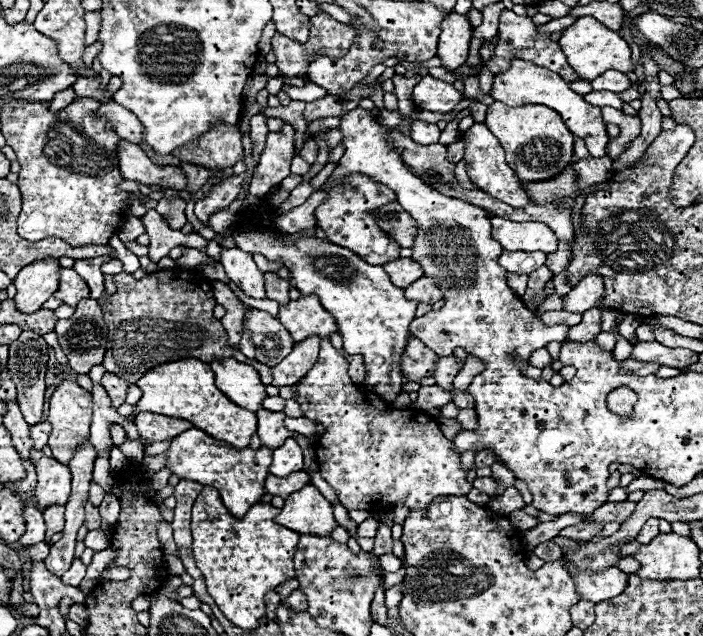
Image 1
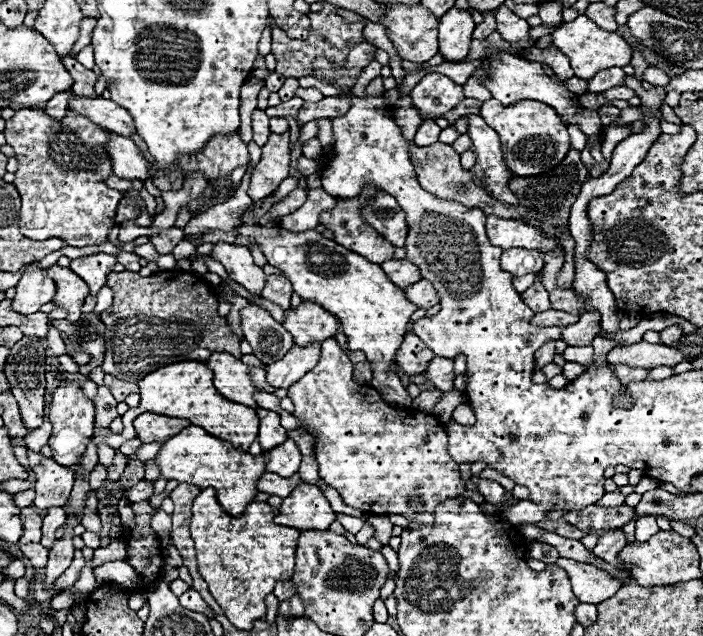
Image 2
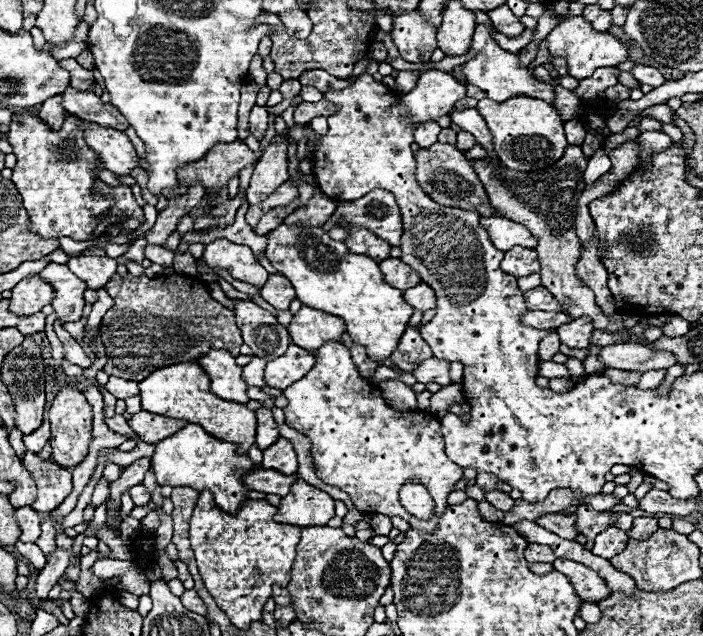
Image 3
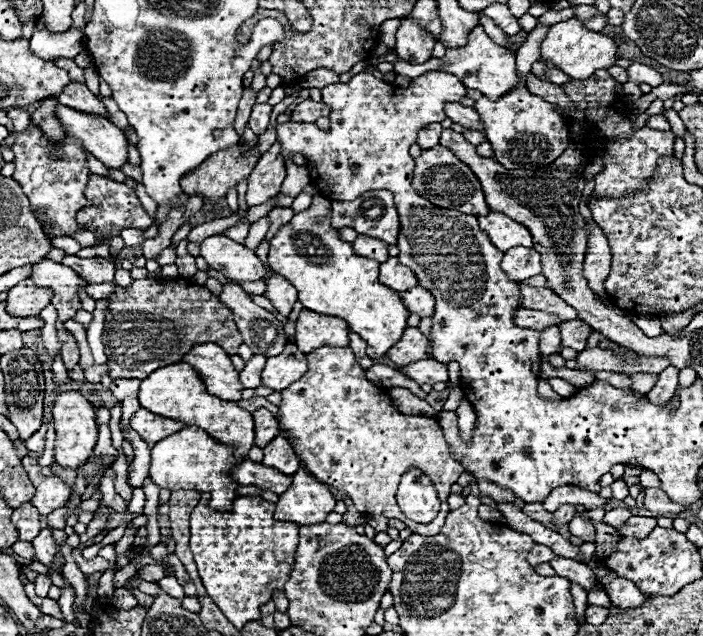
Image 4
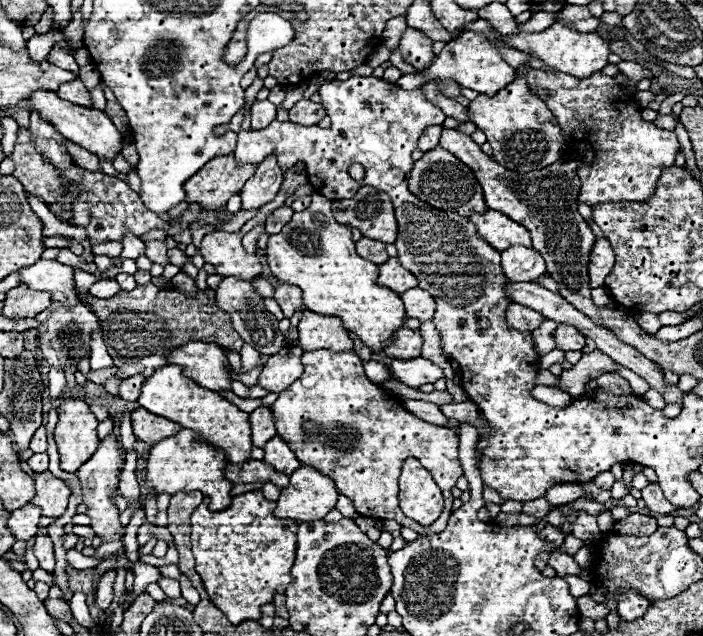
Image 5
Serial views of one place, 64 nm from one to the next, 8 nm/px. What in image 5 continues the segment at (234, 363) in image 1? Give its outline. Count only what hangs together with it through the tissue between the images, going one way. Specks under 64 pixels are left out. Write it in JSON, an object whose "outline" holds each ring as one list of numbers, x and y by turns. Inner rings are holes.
{"outline":[[188,342,166,356,168,364,182,366,184,376,208,390,230,390,232,376,226,372,226,356,216,344]]}

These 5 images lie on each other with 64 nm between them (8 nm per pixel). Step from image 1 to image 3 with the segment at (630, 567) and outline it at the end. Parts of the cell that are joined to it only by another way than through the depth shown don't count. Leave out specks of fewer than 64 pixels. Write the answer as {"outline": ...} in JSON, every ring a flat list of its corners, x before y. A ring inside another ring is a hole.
{"outline":[[610,526,596,536,592,553,610,560,624,550,628,539,625,531]]}

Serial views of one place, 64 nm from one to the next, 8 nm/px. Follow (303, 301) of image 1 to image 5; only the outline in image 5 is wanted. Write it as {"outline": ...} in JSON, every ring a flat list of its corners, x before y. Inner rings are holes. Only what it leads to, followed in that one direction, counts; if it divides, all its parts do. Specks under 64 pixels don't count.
{"outline":[[302,312,302,320,298,324,300,348,304,352,328,348,332,352,352,350,354,344,348,338,346,328,336,316,316,316,316,312]]}

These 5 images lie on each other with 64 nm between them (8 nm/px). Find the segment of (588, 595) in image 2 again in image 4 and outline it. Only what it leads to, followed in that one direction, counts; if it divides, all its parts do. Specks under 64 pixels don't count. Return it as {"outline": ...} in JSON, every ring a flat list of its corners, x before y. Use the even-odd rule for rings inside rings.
{"outline":[[554,556,554,558,550,560,550,566,556,570,558,576,564,576,564,578,568,578,570,582,576,582,576,584,588,588,588,590,596,586,596,576,594,576,594,572,592,572,586,564,582,564,582,562,578,562,578,560]]}

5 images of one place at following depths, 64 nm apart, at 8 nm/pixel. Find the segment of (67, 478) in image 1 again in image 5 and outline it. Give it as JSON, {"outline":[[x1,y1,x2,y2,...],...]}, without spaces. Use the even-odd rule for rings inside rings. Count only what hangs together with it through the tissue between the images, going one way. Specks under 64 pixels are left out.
{"outline":[[48,470,36,474,36,496,32,498,32,504,42,508,44,516,60,518,68,508,70,494,70,488]]}

